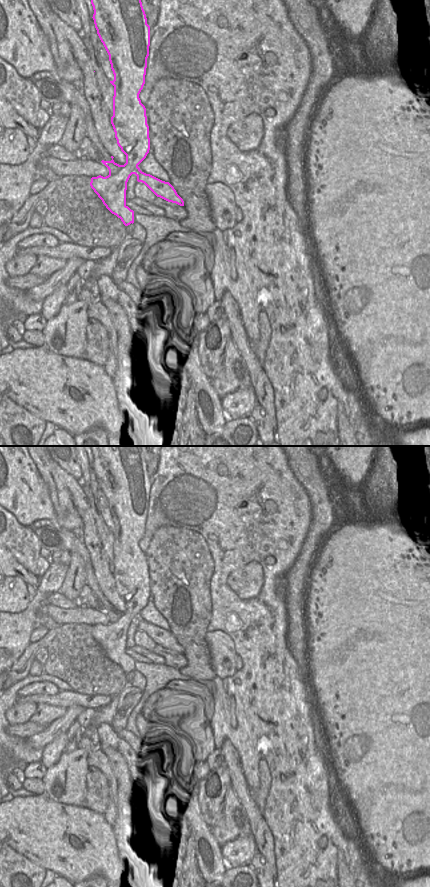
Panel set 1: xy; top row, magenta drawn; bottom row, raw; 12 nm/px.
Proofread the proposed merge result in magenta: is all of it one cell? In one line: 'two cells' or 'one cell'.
two cells

